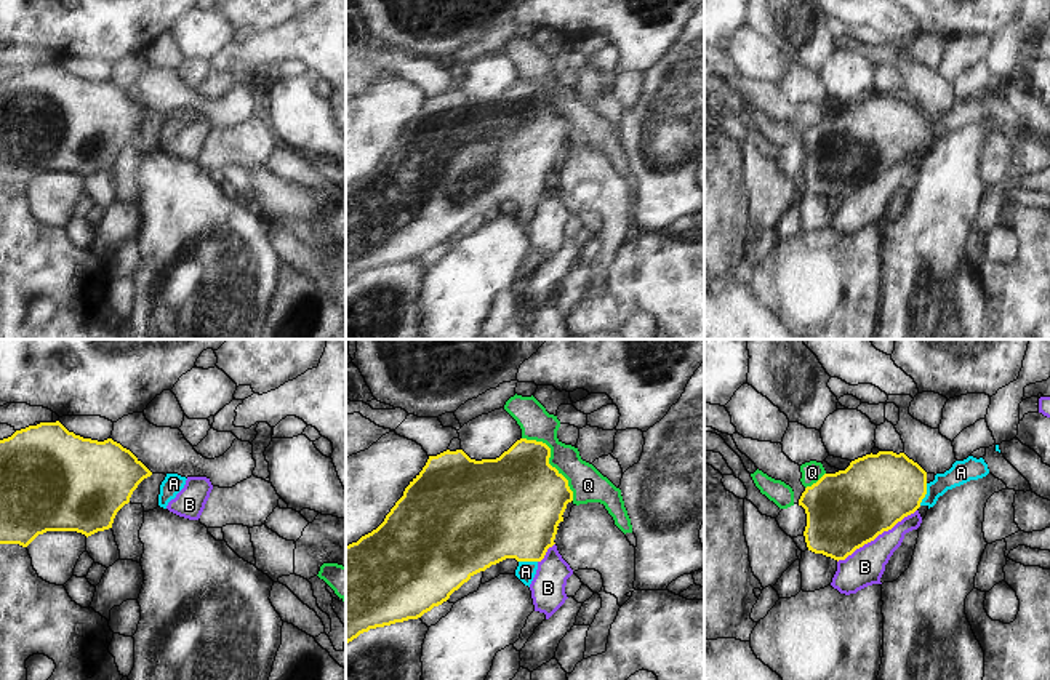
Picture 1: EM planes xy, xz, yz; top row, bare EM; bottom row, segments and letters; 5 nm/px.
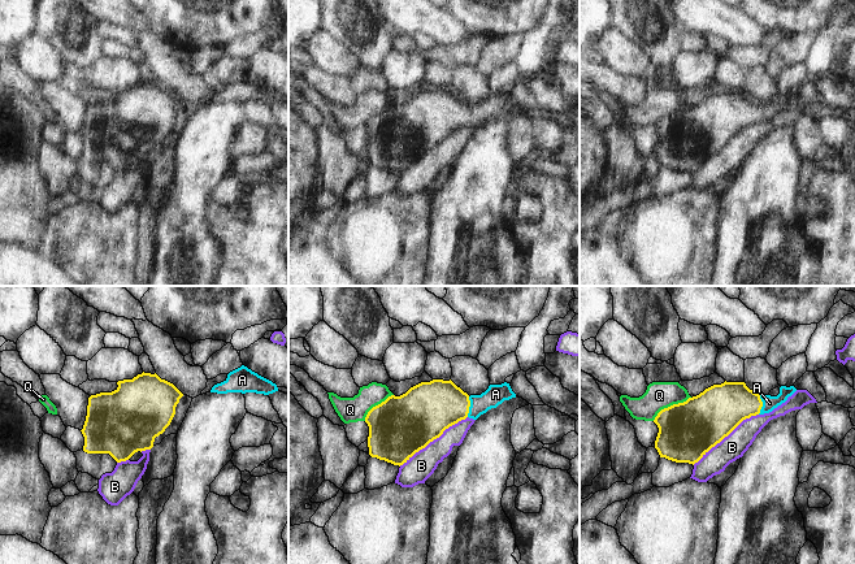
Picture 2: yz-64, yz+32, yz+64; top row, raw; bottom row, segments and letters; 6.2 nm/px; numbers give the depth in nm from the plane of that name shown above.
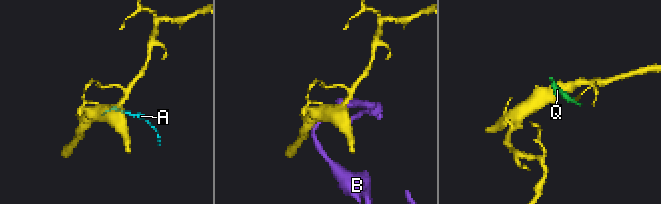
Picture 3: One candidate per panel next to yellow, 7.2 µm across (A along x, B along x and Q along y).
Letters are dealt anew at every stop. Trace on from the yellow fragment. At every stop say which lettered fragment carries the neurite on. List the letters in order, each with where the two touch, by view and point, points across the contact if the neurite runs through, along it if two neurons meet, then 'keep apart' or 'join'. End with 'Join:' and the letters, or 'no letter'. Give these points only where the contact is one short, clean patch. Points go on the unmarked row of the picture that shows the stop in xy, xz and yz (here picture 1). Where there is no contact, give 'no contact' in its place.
A: meets yellow in yz at (925, 135); runs through yz (876, 133), (925, 135), (961, 114); join
B: meets yellow in yz at (876, 178); keep apart
Q: meets yellow in xz at (548, 103); keep apart
Join: A

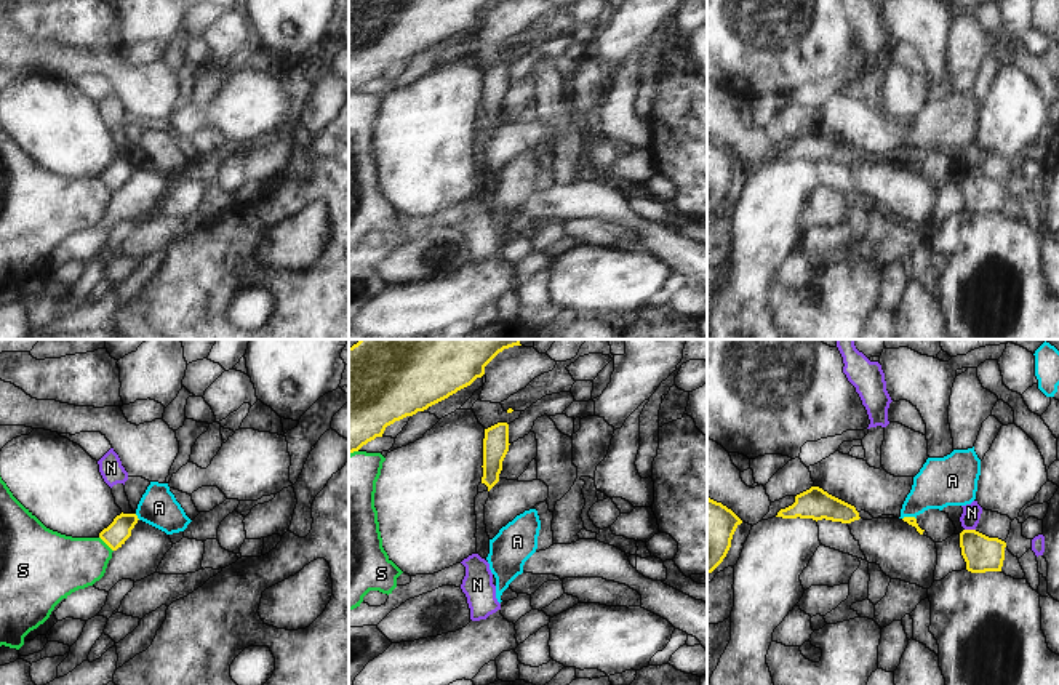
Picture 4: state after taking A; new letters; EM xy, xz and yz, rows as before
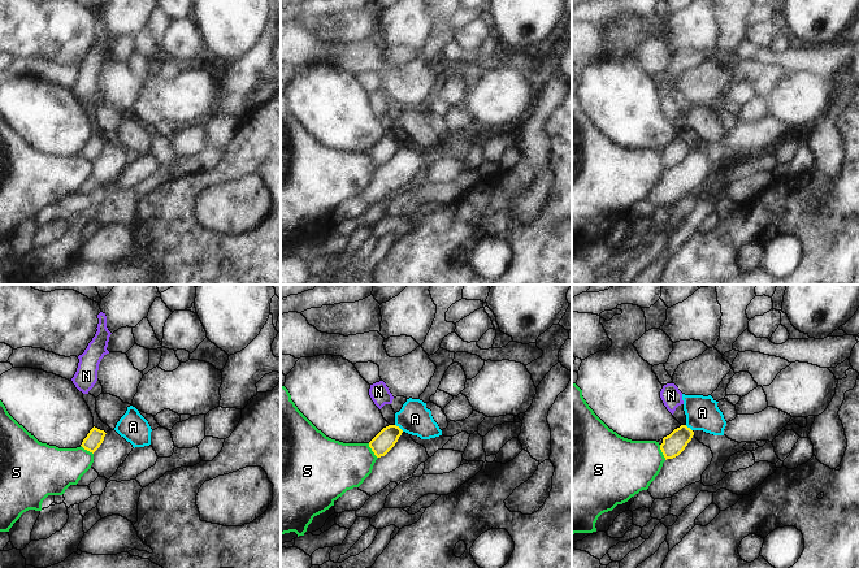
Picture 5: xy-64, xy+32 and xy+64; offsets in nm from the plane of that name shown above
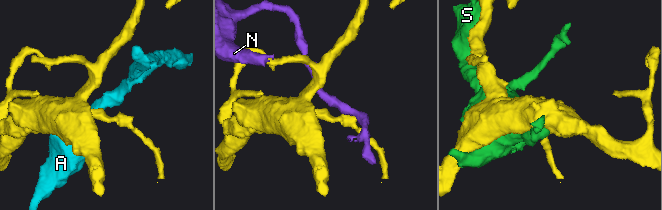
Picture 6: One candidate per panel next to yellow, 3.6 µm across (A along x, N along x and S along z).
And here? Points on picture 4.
A: meets yellow in xy at (136, 159); border along xy (135, 156), (139, 160); keep apart
N: meets yellow in yz at (970, 172); border along yz (965, 170), (975, 172); keep apart
S: meets yellow in xy at (106, 184); keep apart
Join: no letter

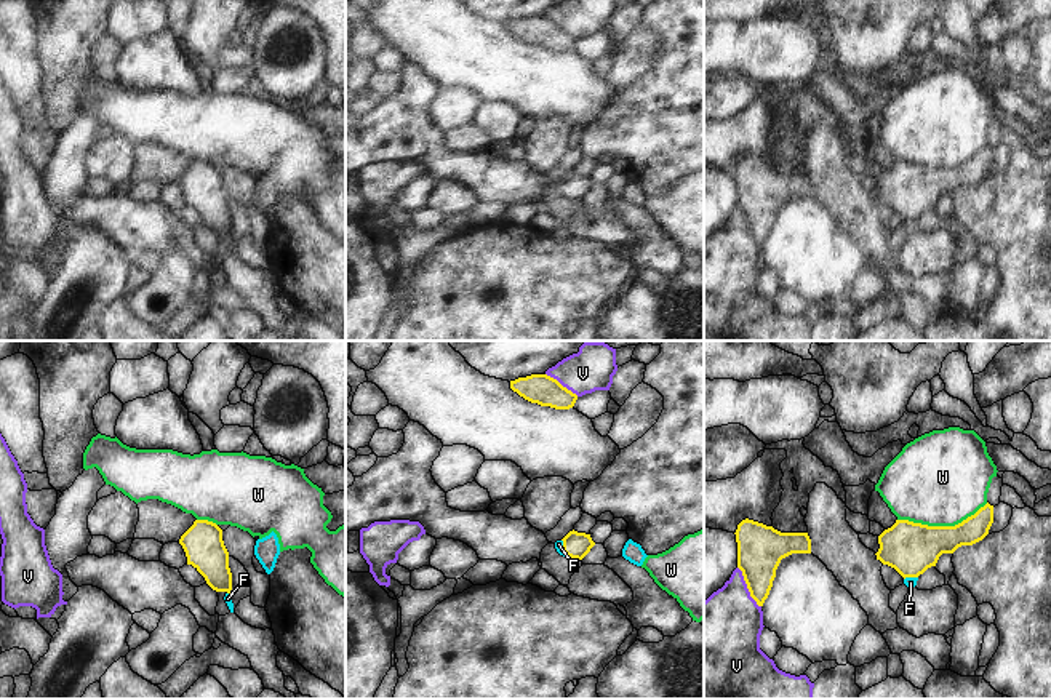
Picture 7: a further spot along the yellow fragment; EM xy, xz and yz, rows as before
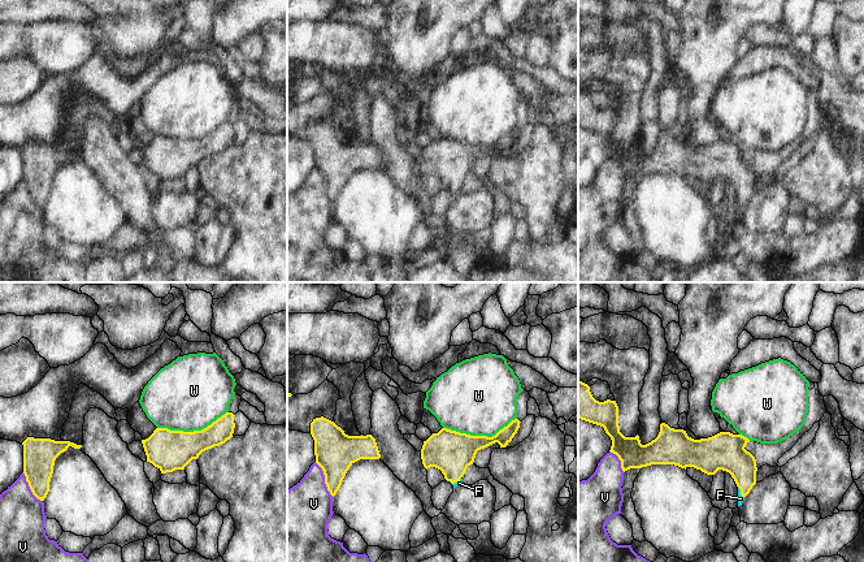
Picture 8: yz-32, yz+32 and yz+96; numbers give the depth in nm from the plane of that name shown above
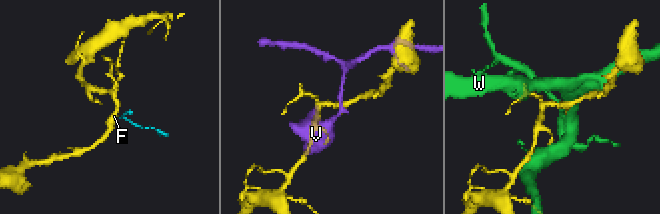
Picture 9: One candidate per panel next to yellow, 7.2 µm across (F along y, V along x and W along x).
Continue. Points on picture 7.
F: meets yellow in xz at (562, 189); runs through xz (576, 186), (562, 189), (559, 186); join
V: meets yellow in yz at (747, 229); keep apart
W: meets yellow in yz at (943, 168); keep apart
Join: F

